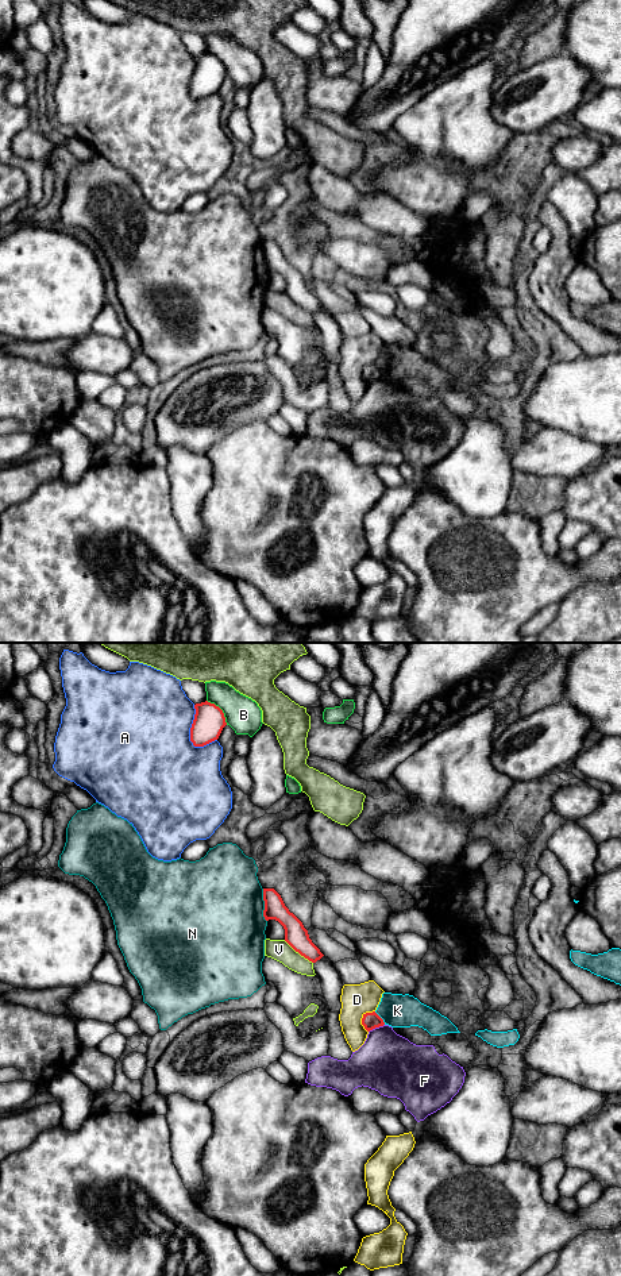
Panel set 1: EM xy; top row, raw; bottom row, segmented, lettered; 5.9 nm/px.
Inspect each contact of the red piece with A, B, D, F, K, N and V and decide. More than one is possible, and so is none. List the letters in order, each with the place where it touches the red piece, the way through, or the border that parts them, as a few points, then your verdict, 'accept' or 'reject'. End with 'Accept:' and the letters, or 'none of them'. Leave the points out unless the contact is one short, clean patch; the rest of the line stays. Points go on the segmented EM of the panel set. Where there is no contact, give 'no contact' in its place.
A: xy (191, 729) | reject
B: xy (222, 710) | reject
D: xy (362, 1018) | reject
F: xy (375, 1026) | along xy (384, 1024), (369, 1032) | reject
K: xy (381, 1018) | along xy (374, 1012), (385, 1024) | reject
N: xy (265, 905) | reject
V: xy (299, 952) | reject
Accept: none of them

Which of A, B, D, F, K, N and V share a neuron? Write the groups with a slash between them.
A / B / D / F / K V / N

